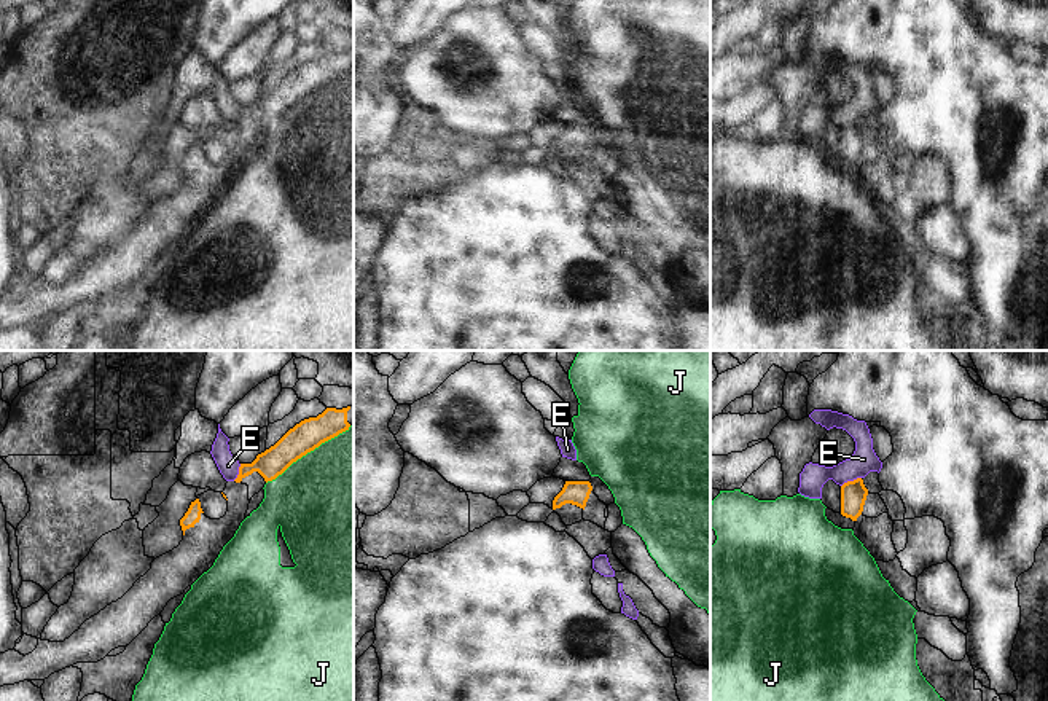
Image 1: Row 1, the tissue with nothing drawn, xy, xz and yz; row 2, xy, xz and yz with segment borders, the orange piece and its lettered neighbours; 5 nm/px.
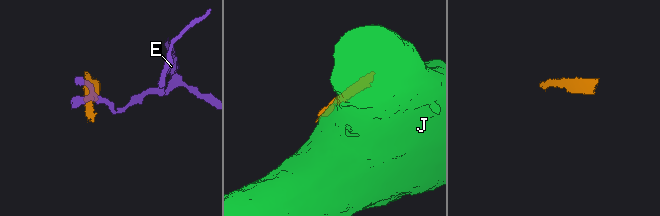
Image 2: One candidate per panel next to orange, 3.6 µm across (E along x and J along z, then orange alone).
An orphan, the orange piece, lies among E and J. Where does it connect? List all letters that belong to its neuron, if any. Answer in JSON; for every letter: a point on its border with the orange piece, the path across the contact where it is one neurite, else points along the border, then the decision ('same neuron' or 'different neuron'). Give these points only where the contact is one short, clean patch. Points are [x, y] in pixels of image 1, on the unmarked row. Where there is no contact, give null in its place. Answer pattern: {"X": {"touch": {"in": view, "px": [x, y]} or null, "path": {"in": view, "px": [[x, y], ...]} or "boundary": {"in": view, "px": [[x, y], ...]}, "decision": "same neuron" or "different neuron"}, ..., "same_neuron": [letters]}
{"E": {"touch": {"in": "yz", "px": [851, 125]}, "boundary": {"in": "yz", "px": [[860, 120], [841, 129]]}, "decision": "different neuron"}, "J": {"touch": {"in": "xy", "px": [308, 94]}, "decision": "different neuron"}, "same_neuron": []}

